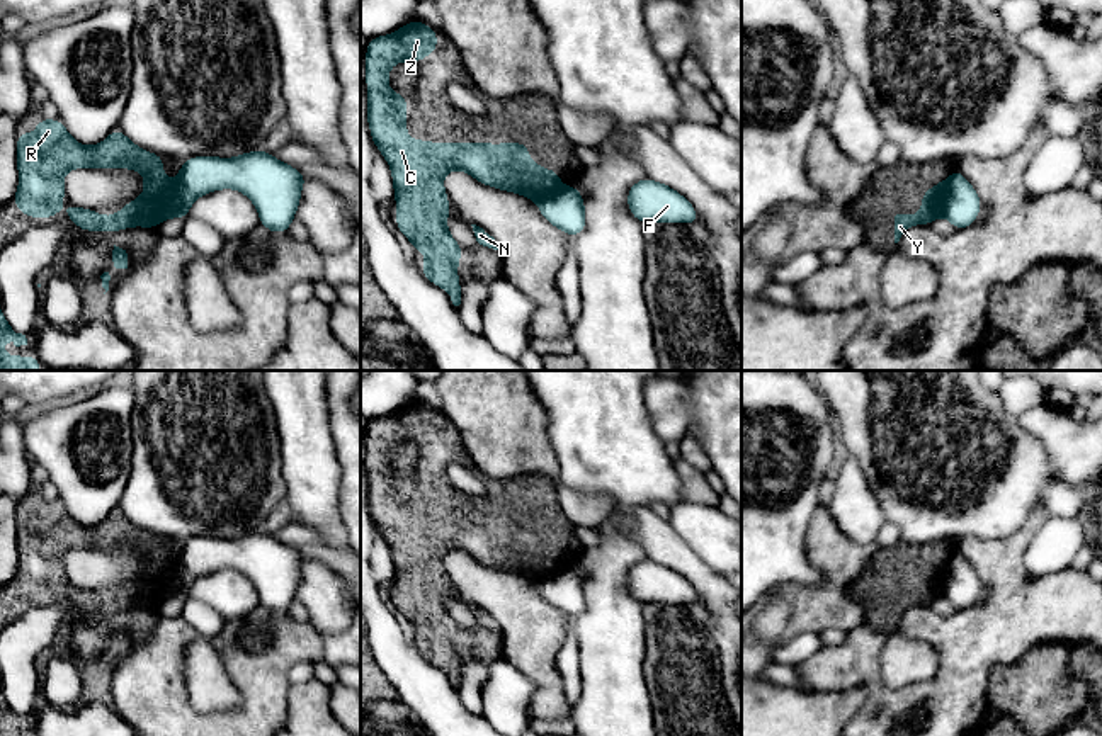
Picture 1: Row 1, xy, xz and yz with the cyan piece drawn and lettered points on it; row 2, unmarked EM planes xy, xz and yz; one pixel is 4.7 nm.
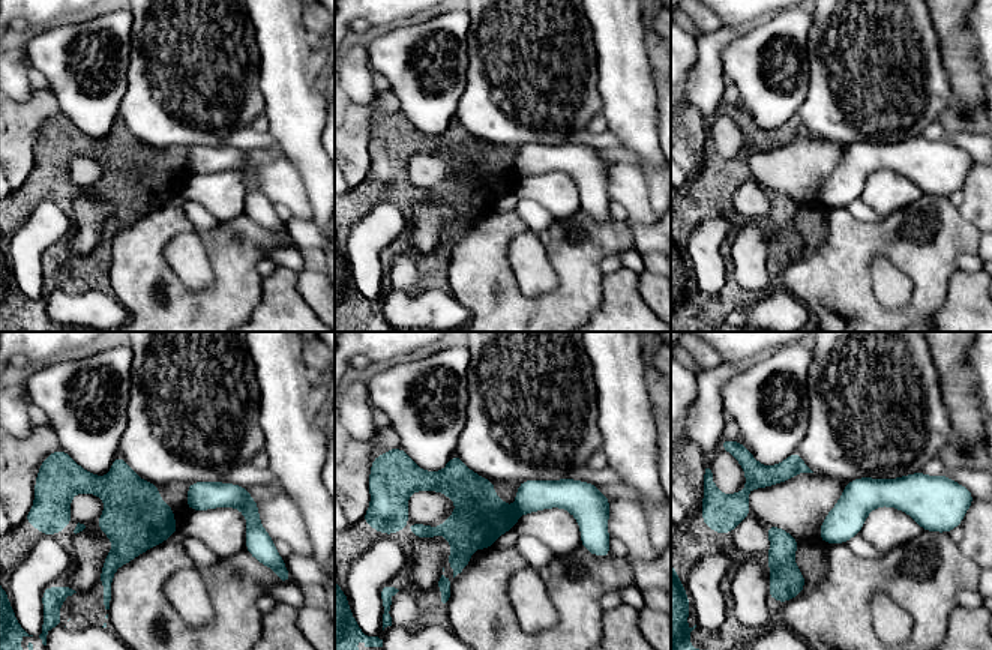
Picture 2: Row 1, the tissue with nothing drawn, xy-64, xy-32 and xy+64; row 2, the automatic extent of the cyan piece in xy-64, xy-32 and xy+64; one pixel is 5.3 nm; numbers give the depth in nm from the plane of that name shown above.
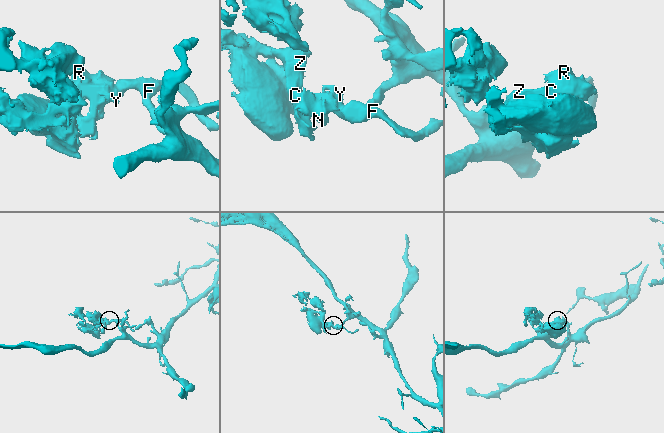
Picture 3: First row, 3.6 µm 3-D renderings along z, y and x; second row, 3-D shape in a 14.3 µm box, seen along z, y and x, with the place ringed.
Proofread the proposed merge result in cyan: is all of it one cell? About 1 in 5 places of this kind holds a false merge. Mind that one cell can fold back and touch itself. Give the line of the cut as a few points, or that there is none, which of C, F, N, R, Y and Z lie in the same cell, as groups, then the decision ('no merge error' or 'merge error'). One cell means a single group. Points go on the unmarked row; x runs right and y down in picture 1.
xy (174, 563), (169, 588), (162, 599) | C N R Y Z / F | merge error

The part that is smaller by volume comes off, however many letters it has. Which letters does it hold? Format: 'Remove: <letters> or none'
Remove: C, N, R, Y, Z

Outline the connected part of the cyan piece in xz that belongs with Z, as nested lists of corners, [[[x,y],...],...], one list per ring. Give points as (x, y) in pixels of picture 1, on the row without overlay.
[[[415,399],[388,416],[367,420],[367,505],[374,527],[383,534],[391,549],[396,609],[427,637],[427,644],[418,649],[420,654],[429,663],[440,666],[449,675],[452,685],[459,687],[457,644],[463,627],[447,610],[446,600],[451,595],[451,586],[442,564],[444,556],[451,551],[463,551],[488,568],[515,573],[536,583],[568,568],[560,564],[558,551],[544,551],[541,544],[529,542],[527,524],[429,524],[406,518],[406,483],[410,478],[398,476],[388,469],[388,454],[395,444],[413,442],[418,445],[429,433],[435,437],[435,430],[437,410]]]

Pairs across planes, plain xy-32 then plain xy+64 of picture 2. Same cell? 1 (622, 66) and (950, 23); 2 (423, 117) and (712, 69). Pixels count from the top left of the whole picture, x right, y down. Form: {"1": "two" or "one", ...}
{"1": "one", "2": "two"}

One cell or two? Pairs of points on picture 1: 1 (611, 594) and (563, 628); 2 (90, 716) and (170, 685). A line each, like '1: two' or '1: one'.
1: two
2: two

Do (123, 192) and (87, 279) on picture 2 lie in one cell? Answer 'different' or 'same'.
same

